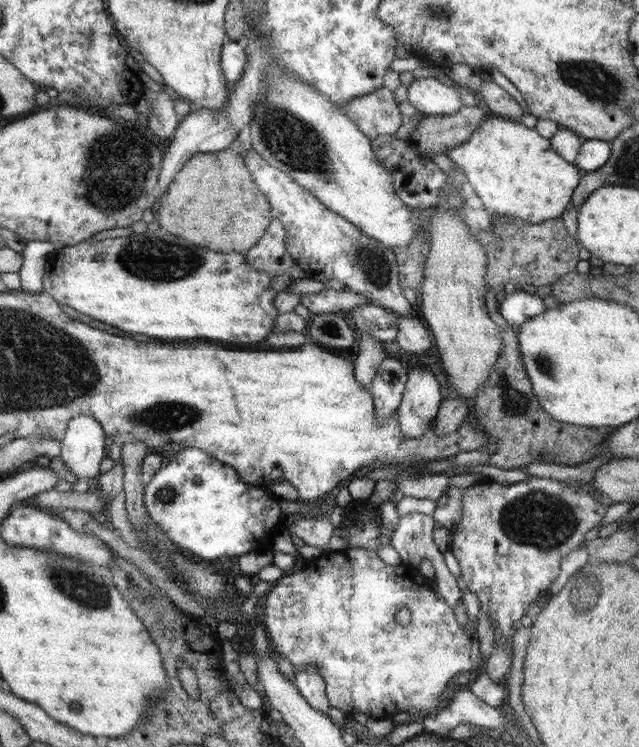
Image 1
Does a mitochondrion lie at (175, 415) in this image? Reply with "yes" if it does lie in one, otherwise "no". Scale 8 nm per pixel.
yes

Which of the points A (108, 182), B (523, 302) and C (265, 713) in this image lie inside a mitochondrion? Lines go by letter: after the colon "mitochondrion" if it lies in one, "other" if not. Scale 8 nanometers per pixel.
A: mitochondrion
B: other
C: other

